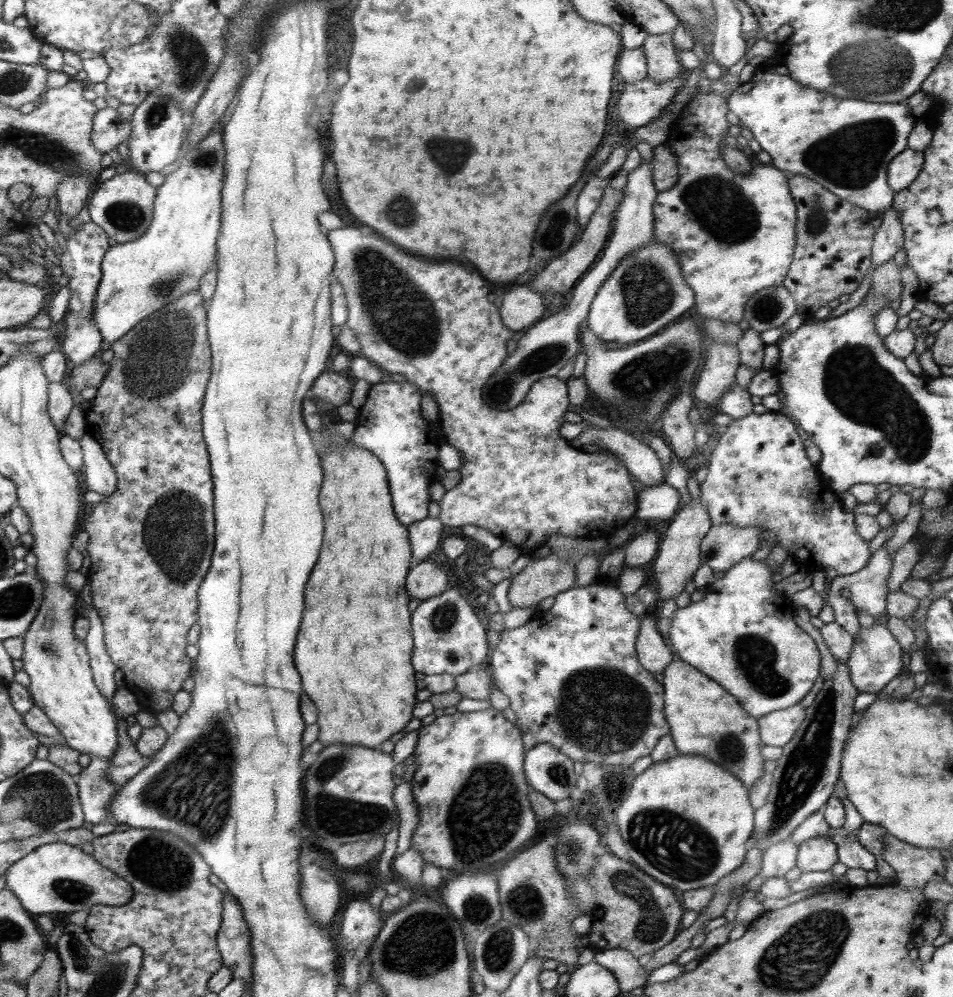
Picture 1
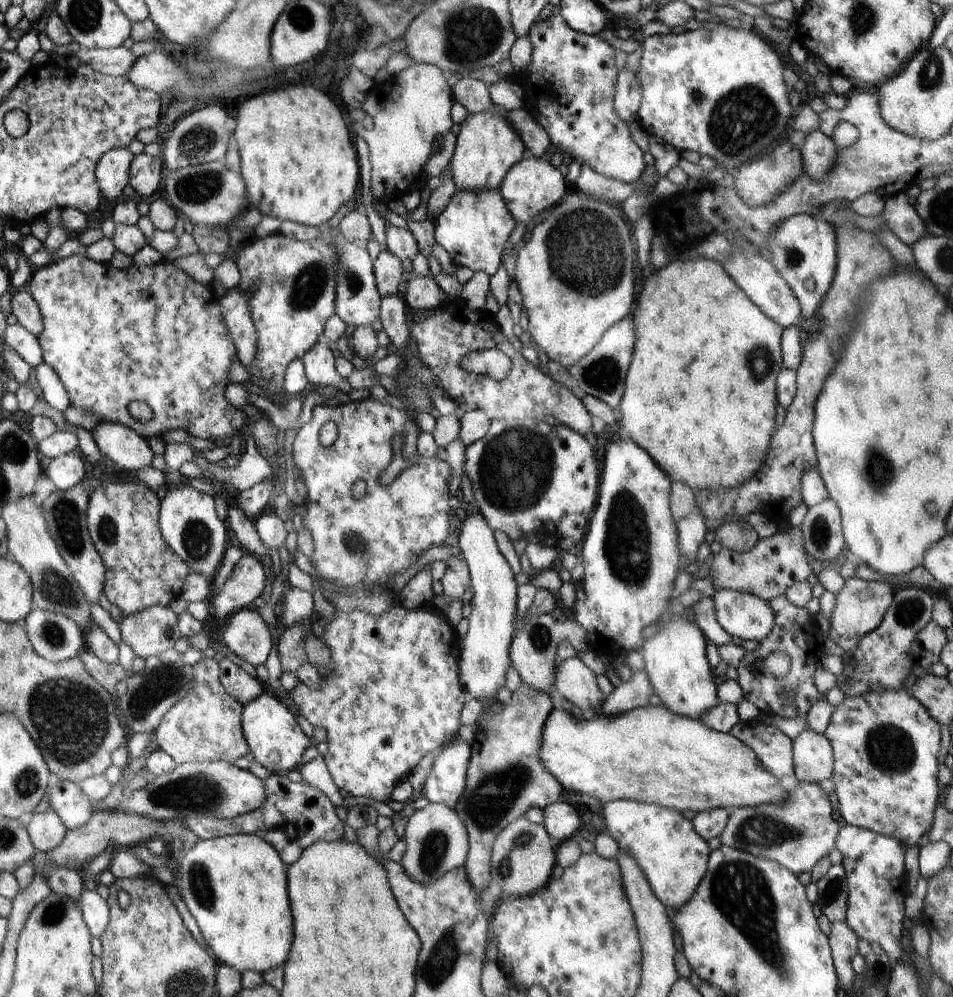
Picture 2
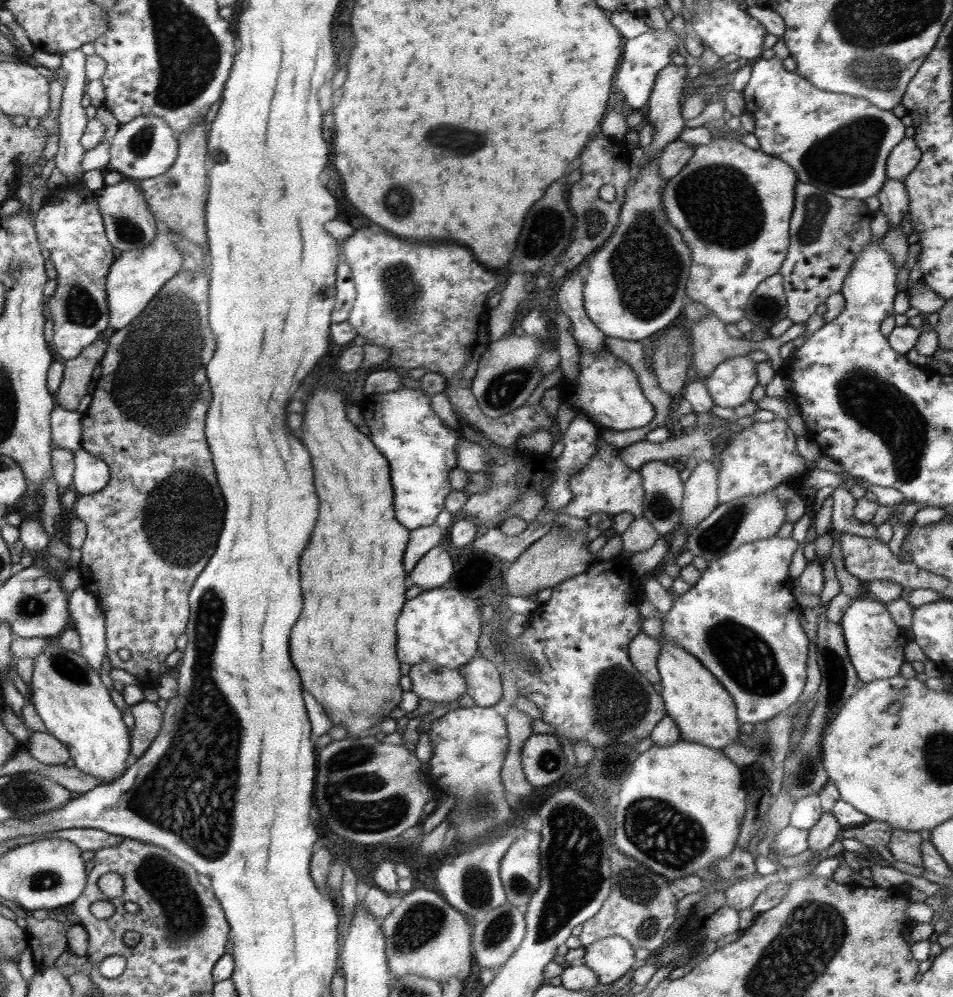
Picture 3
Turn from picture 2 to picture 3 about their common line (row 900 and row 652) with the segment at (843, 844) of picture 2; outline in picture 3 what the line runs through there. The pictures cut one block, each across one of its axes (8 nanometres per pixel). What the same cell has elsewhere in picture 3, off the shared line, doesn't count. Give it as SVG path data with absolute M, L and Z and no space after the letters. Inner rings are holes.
M872 598L854 599L841 618L841 629L847 646L851 663L857 672L857 678L862 682L892 678L900 672L900 667L906 660L908 649L906 631L900 628L890 617L886 604Z

